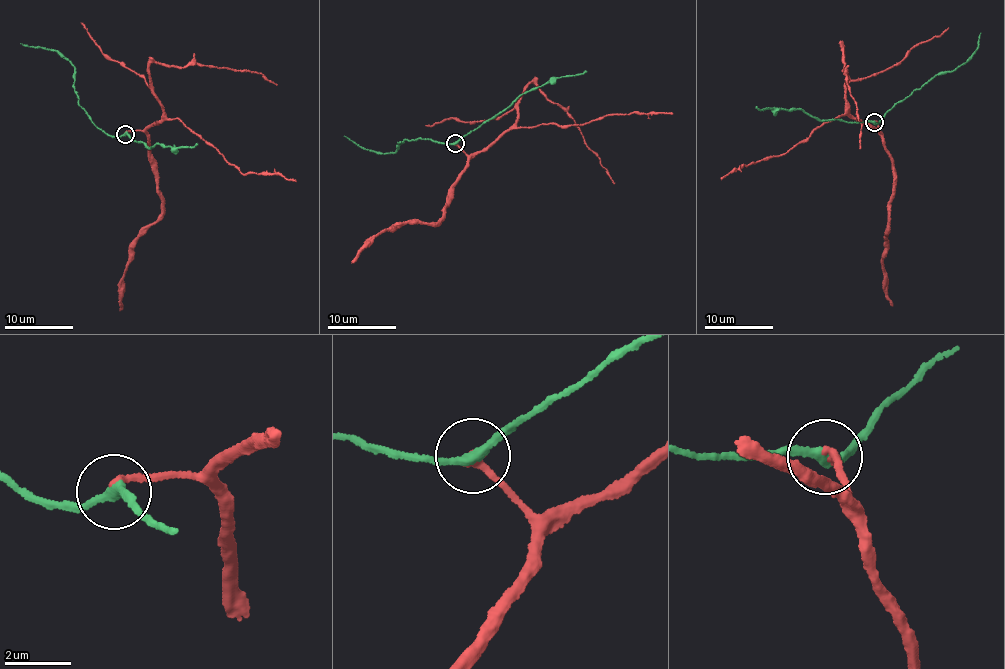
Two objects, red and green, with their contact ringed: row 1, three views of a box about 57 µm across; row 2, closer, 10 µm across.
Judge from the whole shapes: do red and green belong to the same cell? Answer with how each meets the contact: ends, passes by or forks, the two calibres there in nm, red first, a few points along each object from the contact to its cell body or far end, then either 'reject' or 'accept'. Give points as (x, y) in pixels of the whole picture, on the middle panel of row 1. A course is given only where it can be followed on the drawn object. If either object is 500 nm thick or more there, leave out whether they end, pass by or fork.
red ends there; green passes by; 240 nm thick on the red side, 280 nm on the other; red runs (455, 142), (467, 153), (479, 152), (509, 129), (526, 87), (538, 84), (571, 114), (614, 184); green runs (454, 142), (419, 138), (398, 144), (396, 151), (387, 153), (358, 146), (344, 135); accept

